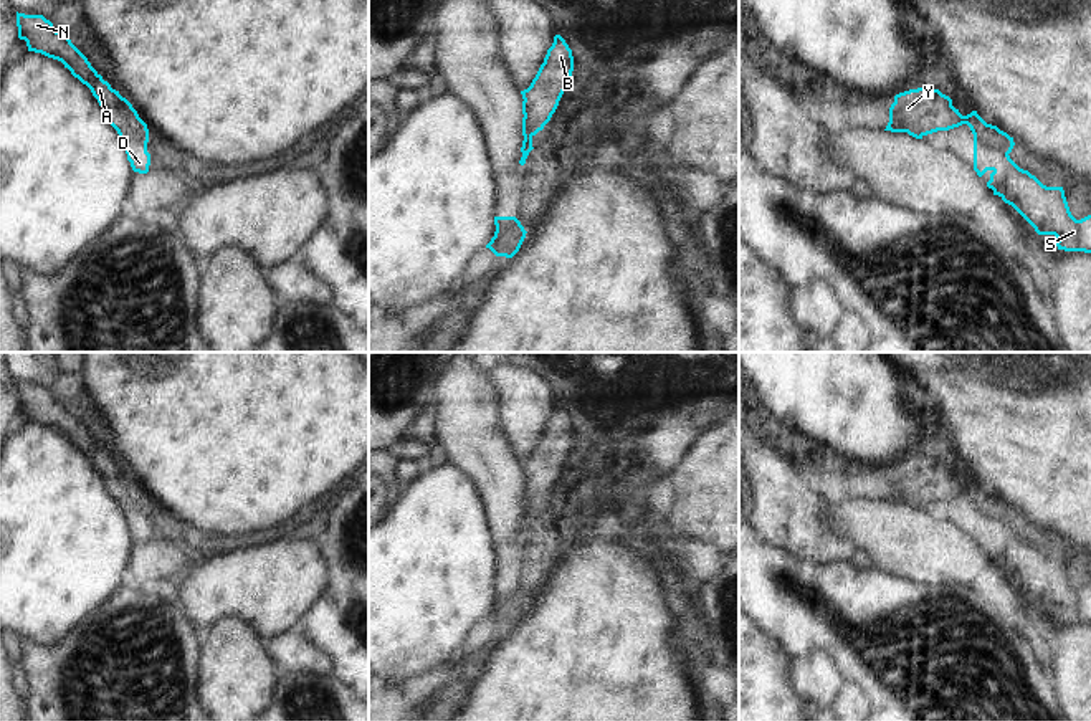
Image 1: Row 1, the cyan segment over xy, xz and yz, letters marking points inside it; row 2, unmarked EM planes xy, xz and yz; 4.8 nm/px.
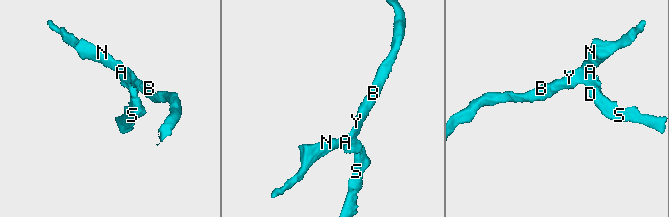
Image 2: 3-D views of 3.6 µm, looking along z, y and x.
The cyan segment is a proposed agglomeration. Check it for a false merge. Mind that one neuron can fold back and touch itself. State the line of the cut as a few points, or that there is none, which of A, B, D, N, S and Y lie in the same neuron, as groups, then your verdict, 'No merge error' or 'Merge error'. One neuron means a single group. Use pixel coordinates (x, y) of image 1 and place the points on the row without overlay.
No split. Groups: A B D N S Y. No merge error.

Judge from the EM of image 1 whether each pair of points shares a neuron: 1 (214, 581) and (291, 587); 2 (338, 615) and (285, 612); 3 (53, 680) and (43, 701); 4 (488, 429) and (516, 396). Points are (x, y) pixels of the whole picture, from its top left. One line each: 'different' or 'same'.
1: same
2: different
3: same
4: different

